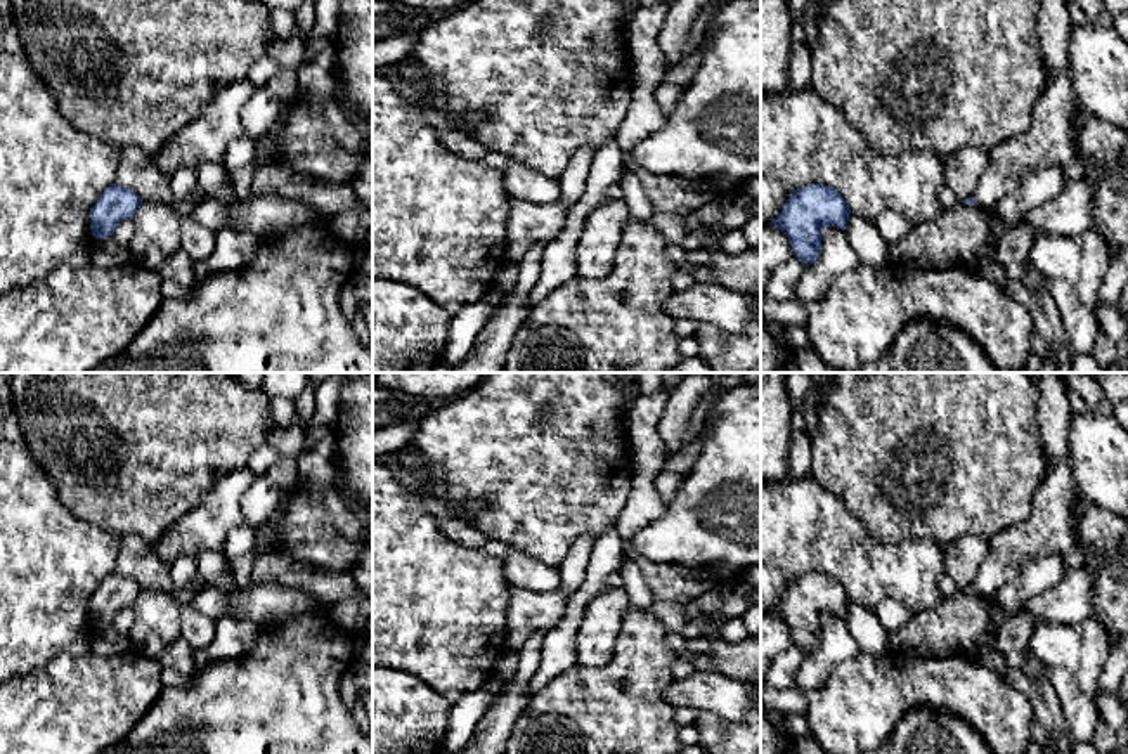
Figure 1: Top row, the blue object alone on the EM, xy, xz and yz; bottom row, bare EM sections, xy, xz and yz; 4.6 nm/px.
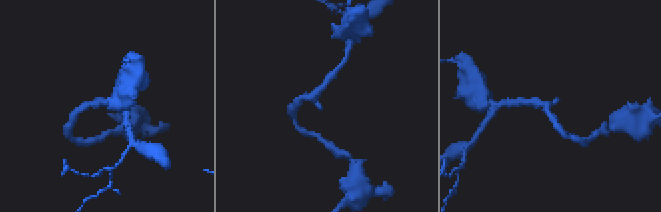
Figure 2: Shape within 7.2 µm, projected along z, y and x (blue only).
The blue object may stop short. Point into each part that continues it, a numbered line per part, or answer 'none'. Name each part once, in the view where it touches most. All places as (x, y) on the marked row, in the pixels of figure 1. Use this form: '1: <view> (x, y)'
1: yz (1050, 141)

